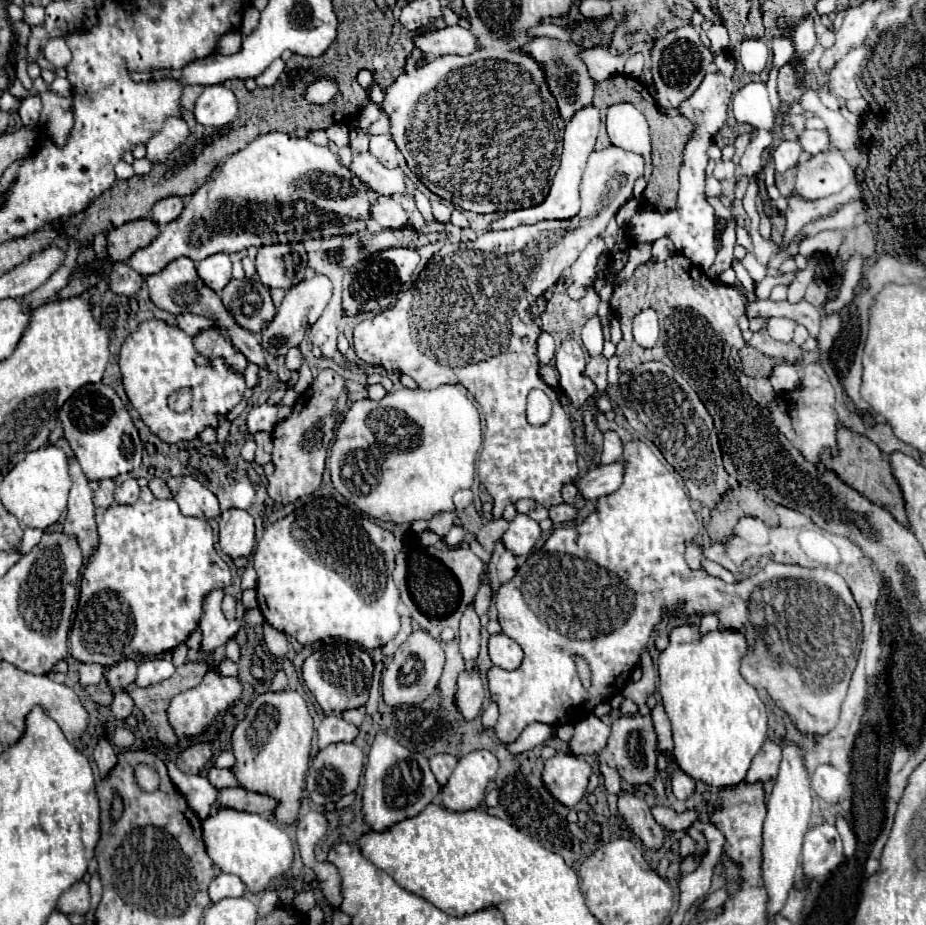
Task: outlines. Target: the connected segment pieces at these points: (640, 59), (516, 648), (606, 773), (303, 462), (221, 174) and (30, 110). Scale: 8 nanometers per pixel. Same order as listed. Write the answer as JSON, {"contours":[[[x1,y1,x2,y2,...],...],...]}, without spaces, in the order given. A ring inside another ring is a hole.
{"contours":[[[636,53,627,58,624,73,633,78,639,78,645,66,645,57,642,53]],[[495,634,489,638,489,656,493,666,497,668,517,670,523,660,523,650,515,640,507,638,505,634]],[[600,764,599,771,607,791,618,794,621,791,621,777,618,772,606,764]],[[323,370,313,384,297,398,293,406,293,414,275,424,273,436,273,466,275,472,269,476,269,496,275,502,289,504,301,496,313,494,325,470,325,458,329,450,329,442,335,432,337,418,341,416,347,400,345,378,333,370]],[[271,132,255,138,243,150,219,164,211,178,191,196,185,204,181,216,169,222,161,234,147,246,137,248,129,256,127,264,141,276,151,276,161,272,169,262,187,256,191,260,203,260,217,252,241,252,249,246,265,244,293,244,309,238,337,236,337,234,355,234,365,230,365,218,369,216,373,192,337,160,337,154,331,148,313,144,307,138,297,138,281,132]],[[31,94,27,96,23,102,21,102,21,108,19,108,19,116,23,120,25,126,35,126,39,122,39,112,41,112,41,98,39,94]]]}

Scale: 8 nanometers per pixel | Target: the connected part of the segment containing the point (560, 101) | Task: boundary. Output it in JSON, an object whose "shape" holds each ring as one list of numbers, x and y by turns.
{"shape":[[537,36,531,38,529,44,525,44,525,48,521,48,521,52,533,56,533,60,537,60,537,64,541,64,541,70,545,72,545,82,549,86,549,90,553,92,557,106,559,106,559,116,563,122,571,120,571,116,591,104,593,100,593,88,595,82,587,72,585,62,579,58,579,52,583,52,585,48,581,44,575,42,565,42,565,40,557,40,557,38,549,38,549,36]]}

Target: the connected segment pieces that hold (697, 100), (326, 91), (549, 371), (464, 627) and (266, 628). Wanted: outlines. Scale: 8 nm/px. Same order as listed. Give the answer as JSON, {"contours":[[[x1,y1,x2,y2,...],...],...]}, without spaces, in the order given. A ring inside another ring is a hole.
{"contours":[[[707,74,703,82,699,84,697,92,685,100,685,104,679,104,677,112,685,116,693,124,693,136,685,144,683,152,683,164,679,168,679,202,673,210,667,214,657,214,657,212,645,212,639,210,631,222,629,222,629,232,637,242,655,242,657,238,667,236,679,254,687,256,695,266,701,270,707,270,713,260,715,260,715,210,709,204,705,196,705,168,707,168,707,150,713,144,715,134,725,126,725,116,727,116,727,104,731,102,733,96,733,82,731,78,725,78,723,74]],[[319,78,307,88,307,100,315,104,327,104,337,94,337,84,331,78]],[[547,364,547,366,541,366,539,368,539,374,541,374,541,378,551,386,551,388,559,388,559,380,557,380,557,374,555,374,555,368,551,366,551,364]],[[469,604,469,608,465,608,461,624,459,624,459,638,461,638,461,654,465,658,467,664,477,660,479,654,479,642,481,642,481,624,479,624,479,616,473,608,473,604]],[[263,624,263,642,266,651,276,658,277,663,283,663,288,649,288,641,282,632,275,630,271,624]]]}

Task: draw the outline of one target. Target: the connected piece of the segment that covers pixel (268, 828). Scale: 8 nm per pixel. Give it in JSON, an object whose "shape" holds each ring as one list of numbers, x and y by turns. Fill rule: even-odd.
{"shape":[[221,808,217,816,203,820,203,840,209,858,221,872,239,876,253,894,261,894,269,888,271,880,287,874,293,866,293,844,289,836,277,822,269,822,259,814]]}

